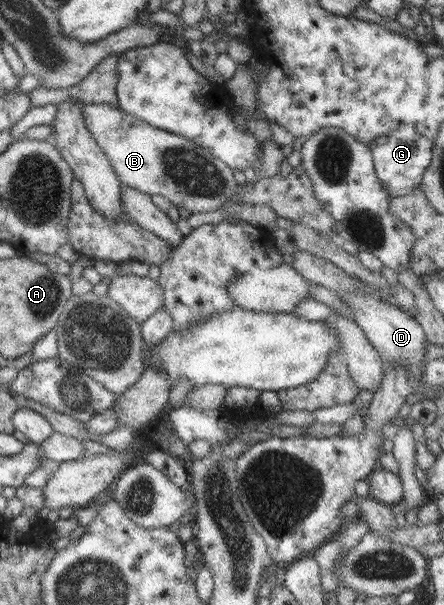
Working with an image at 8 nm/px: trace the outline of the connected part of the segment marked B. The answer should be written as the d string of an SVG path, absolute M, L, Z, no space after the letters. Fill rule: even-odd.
M82 104L82 116L86 128L109 160L109 165L121 185L136 189L148 196L161 195L172 205L184 207L191 213L214 211L225 201L233 199L234 189L239 186L233 180L234 171L188 139L157 129L146 121L109 104Z

